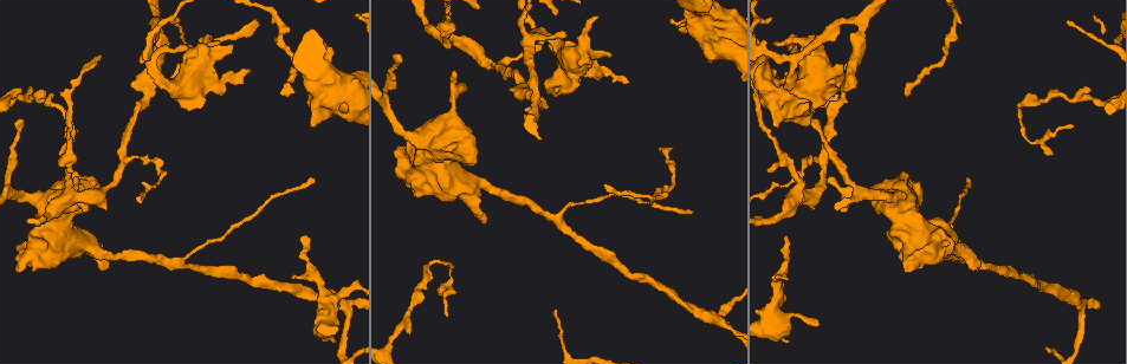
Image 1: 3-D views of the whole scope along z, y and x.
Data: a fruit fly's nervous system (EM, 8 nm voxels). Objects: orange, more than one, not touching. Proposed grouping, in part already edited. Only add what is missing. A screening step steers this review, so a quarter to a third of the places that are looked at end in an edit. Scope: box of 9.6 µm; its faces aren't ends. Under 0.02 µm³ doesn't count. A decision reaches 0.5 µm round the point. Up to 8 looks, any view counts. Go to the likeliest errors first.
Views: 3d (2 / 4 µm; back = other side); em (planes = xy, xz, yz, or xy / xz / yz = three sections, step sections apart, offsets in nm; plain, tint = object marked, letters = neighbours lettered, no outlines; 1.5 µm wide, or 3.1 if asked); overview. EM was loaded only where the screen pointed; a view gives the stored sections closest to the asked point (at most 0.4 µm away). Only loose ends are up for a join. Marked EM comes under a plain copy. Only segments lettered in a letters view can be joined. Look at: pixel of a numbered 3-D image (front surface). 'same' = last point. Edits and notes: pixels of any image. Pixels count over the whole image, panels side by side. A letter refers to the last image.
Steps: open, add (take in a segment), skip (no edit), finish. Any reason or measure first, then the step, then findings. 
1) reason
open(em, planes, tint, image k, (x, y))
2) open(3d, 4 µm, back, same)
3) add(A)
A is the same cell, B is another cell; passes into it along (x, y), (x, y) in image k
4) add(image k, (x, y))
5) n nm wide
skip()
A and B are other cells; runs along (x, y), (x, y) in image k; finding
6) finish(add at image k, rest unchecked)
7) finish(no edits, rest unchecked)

free end
open(3d, 2 µm, image 1, (18, 272))

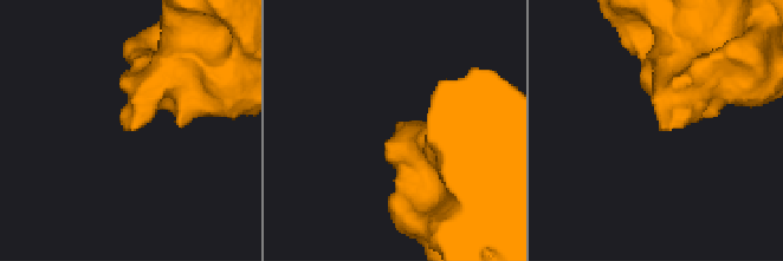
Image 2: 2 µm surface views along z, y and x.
need the tissue
open(em, planes, letters, image 2, (125, 130))

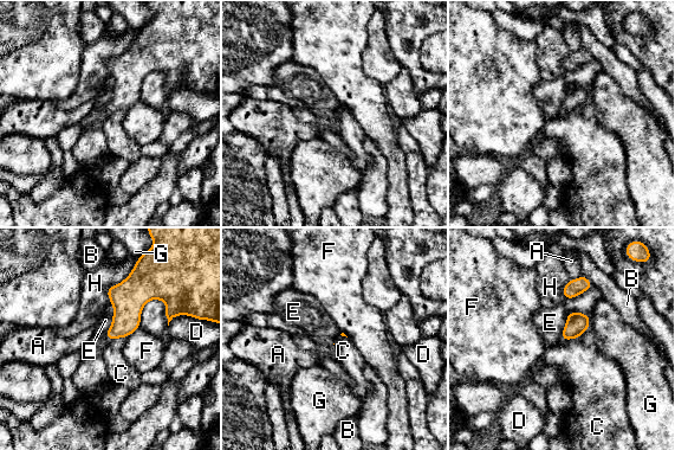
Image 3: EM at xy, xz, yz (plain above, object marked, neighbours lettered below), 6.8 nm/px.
skip()
A, B, C, D, E, F, G and H are other cells; border along (111, 303), (112, 322), (106, 340) in image 3; none of them fits

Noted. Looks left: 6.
free end
open(3d, 2 µm, image 1, (609, 54))

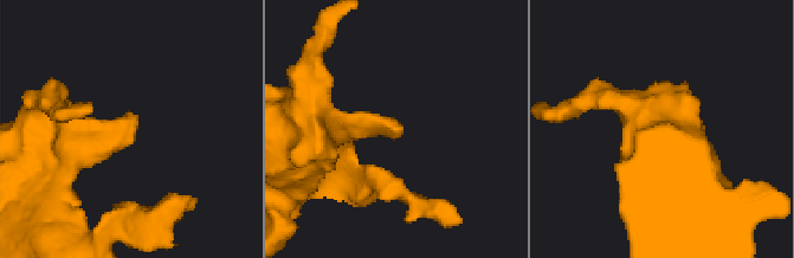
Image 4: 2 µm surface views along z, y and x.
shape alone is not enough
open(em, planes, letters, image 4, (399, 136))

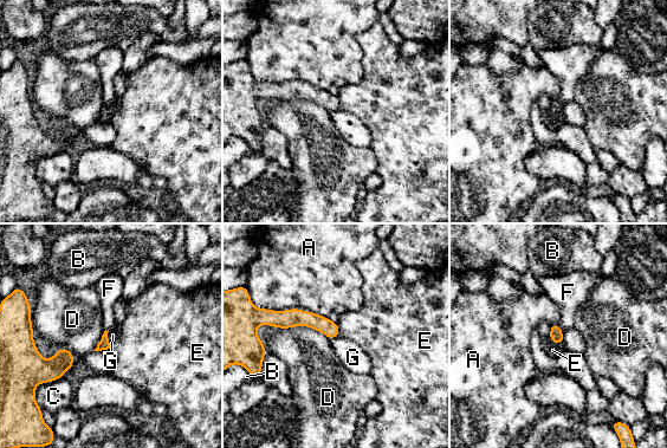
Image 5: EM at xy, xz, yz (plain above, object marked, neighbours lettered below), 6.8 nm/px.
skip()
A, B, C, D, E, F and G are other cells; border along (108, 331), (108, 342), (110, 344) in image 5; none of them fits

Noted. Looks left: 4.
free end
open(em, planes, letters, image 1, (1090, 87))

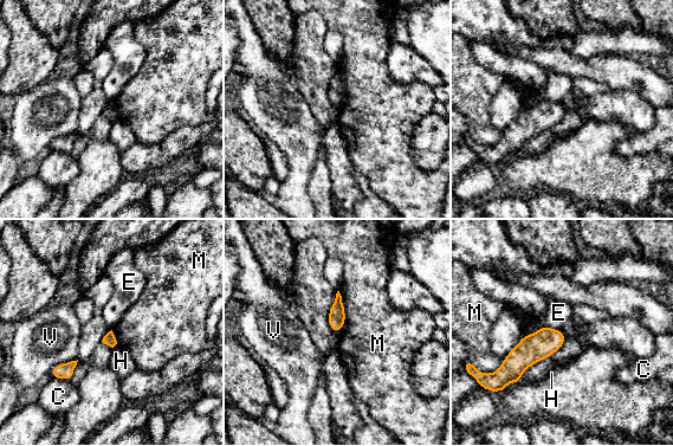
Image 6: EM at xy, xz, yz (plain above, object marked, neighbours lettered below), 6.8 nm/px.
skip()
C, E, H, M and V are other cells; border along (338, 290), (344, 310), (340, 333) in image 6; none of them fits

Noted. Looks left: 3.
finish(no edits, rest unchecked)

